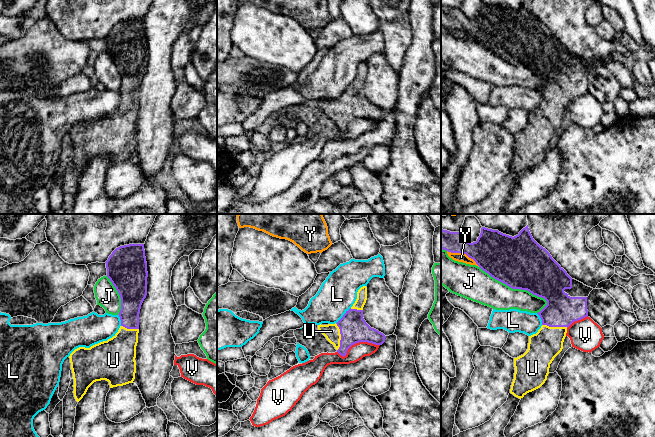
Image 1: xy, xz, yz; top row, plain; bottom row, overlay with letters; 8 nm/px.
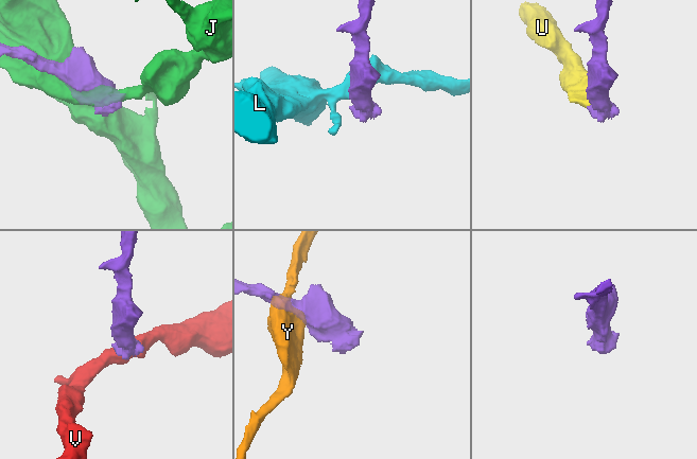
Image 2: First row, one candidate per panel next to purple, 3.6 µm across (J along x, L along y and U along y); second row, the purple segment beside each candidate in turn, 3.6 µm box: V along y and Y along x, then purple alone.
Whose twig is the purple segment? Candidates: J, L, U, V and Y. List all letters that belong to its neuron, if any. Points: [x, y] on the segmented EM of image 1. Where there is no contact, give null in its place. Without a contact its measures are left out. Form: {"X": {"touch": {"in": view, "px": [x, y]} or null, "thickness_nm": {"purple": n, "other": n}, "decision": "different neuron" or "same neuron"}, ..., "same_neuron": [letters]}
{"J": {"touch": {"in": "yz", "px": [514, 288]}, "thickness_nm": {"purple": 420, "other": 240}, "decision": "different neuron"}, "L": {"touch": {"in": "xz", "px": [343, 315]}, "thickness_nm": {"purple": 220, "other": 300}, "decision": "different neuron"}, "U": {"touch": {"in": "xz", "px": [341, 337]}, "thickness_nm": {"purple": 220, "other": 130}, "decision": "same neuron"}, "V": {"touch": {"in": "xz", "px": [357, 342]}, "thickness_nm": {"purple": 220, "other": 140}, "decision": "different neuron"}, "Y": {"touch": {"in": "yz", "px": [463, 253]}, "thickness_nm": {"purple": 340, "other": 80}, "decision": "different neuron"}, "same_neuron": ["U"]}

